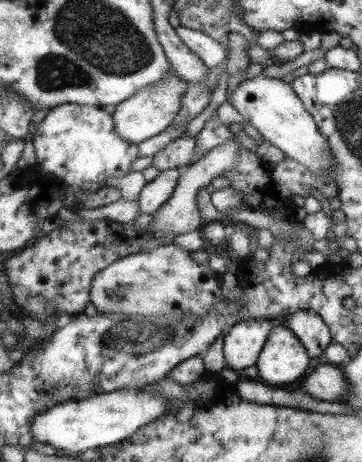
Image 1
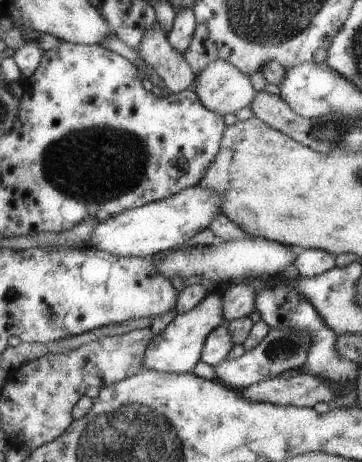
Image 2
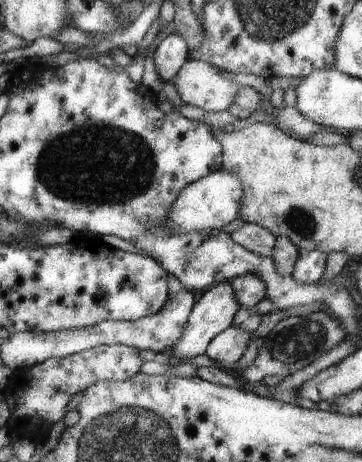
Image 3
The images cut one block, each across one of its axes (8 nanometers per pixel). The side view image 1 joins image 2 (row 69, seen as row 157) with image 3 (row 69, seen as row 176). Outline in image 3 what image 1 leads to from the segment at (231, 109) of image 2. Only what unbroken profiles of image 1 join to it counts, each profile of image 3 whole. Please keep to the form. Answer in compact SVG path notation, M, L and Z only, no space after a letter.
M193 58L181 64L171 84L177 88L183 104L197 106L205 112L231 110L233 98L241 88L233 80L221 78L215 66Z

